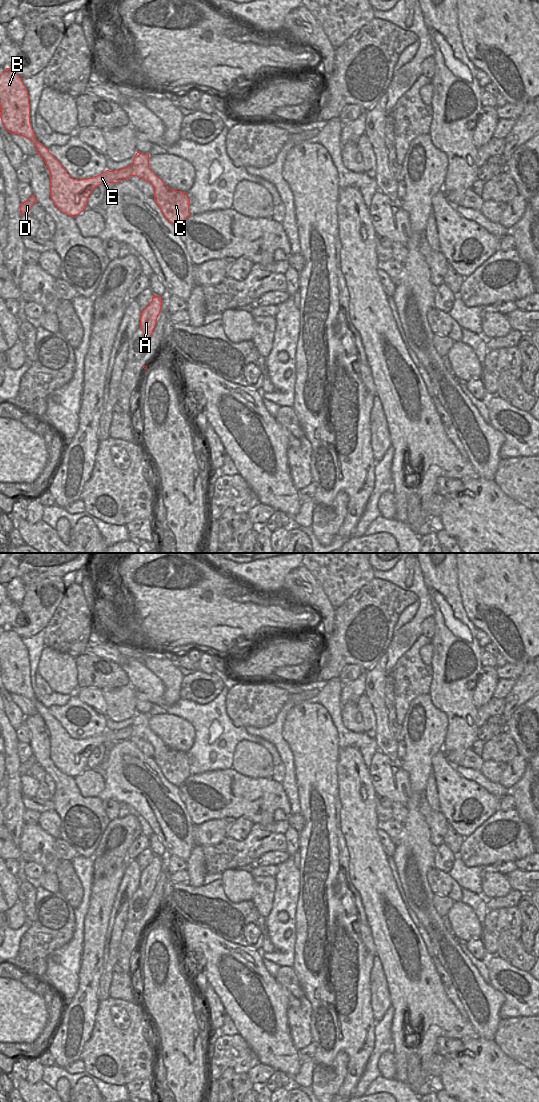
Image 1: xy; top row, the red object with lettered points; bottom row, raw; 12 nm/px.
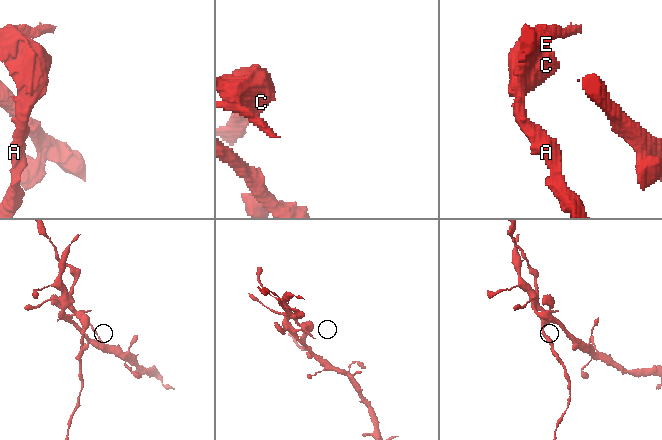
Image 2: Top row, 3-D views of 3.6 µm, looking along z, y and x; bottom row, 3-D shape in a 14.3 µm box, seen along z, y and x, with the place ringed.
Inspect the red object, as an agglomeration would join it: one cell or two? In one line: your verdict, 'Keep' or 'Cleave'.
Cleave.

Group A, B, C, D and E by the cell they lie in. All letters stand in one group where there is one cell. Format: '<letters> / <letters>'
A C / B D E

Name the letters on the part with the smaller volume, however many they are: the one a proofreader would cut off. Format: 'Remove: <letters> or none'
Remove: A, C.

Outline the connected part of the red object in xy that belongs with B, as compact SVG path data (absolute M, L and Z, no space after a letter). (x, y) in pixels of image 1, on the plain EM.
M11 628L0 635L0 671L5 689L30 699L50 732L50 757L63 773L76 777L86 769L88 757L101 744L118 743L132 736L132 726L86 739L73 739L37 699L30 683L29 655L22 638Z

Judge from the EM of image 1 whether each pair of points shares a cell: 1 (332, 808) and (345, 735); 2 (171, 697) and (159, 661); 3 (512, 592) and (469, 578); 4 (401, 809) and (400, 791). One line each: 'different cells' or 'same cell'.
1: different cells
2: same cell
3: same cell
4: different cells

